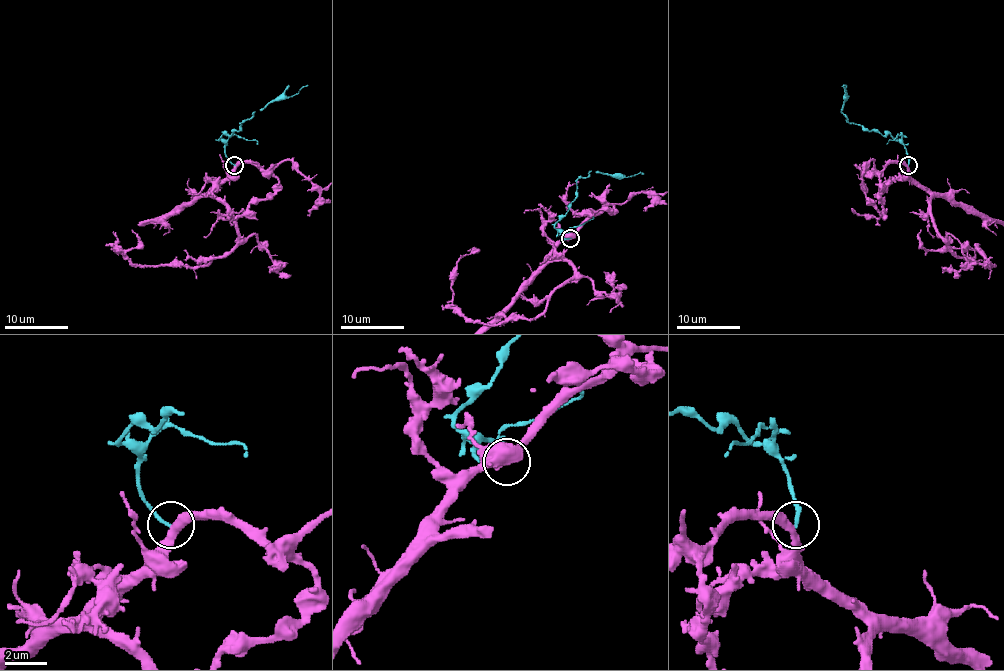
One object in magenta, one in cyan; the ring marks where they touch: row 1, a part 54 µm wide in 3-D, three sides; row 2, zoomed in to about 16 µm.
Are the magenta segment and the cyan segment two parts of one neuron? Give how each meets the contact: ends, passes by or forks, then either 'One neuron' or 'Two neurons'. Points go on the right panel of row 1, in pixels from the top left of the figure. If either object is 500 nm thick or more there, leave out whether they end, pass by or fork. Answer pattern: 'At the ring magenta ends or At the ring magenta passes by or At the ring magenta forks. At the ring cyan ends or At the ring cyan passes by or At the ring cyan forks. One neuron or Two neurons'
At the ring magenta passes by. At the ring cyan ends. Two neurons

